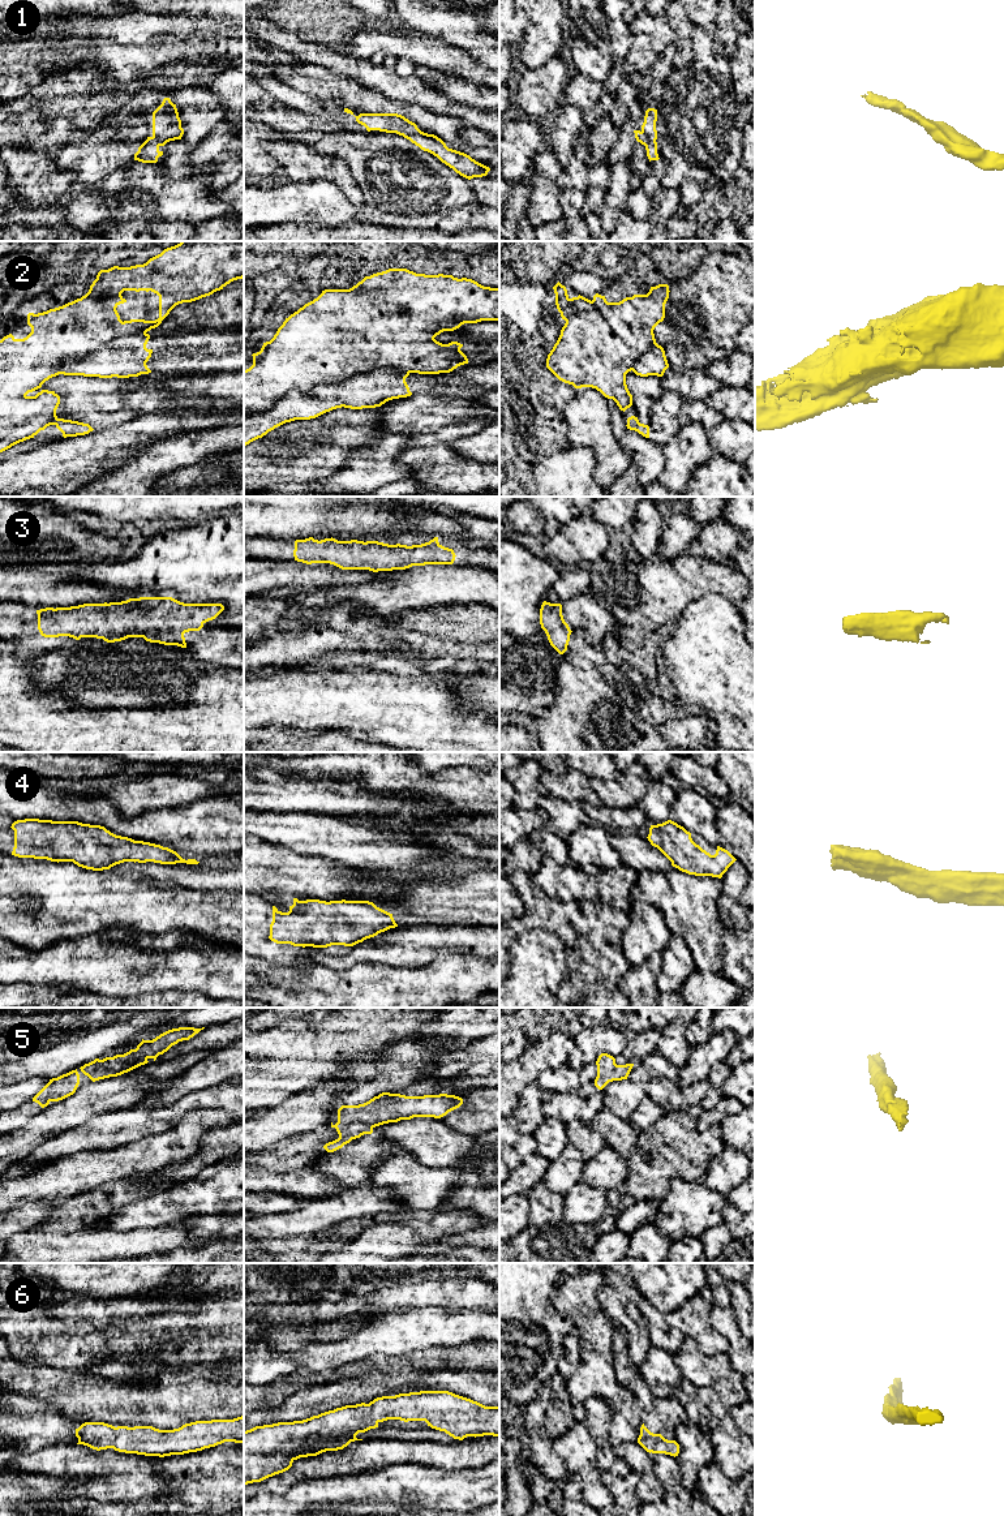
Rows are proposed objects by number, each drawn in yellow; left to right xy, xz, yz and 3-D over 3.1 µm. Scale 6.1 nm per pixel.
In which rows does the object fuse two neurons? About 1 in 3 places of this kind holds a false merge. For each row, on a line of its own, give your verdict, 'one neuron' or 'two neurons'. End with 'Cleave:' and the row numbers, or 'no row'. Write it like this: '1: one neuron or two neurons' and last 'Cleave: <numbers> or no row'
1: one neuron
2: two neurons
3: one neuron
4: one neuron
5: one neuron
6: one neuron
Cleave: 2

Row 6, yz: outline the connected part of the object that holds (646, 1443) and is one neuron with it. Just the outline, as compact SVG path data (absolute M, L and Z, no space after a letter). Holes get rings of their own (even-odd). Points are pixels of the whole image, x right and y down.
M644 1423L640 1427L638 1443L649 1453L665 1453L674 1457L679 1453L679 1444L675 1440L668 1440L661 1434L651 1433Z

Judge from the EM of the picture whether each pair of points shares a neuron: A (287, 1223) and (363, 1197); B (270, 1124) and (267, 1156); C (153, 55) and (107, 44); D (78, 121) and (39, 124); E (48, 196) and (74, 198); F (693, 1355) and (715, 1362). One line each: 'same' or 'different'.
A: same
B: different
C: same
D: different
E: different
F: different

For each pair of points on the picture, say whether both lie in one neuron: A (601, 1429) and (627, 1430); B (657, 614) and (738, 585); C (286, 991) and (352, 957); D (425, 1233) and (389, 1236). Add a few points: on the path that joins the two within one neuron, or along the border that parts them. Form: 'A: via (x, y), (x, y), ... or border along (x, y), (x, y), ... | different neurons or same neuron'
A: border along (614, 1411), (609, 1430), (609, 1441), (613, 1446) | different neurons
B: via (677, 595), (687, 584), (719, 584) | same neuron
C: border along (318, 962), (335, 970), (344, 970), (360, 963) | different neurons
D: via (416, 1235), (398, 1236) | same neuron

